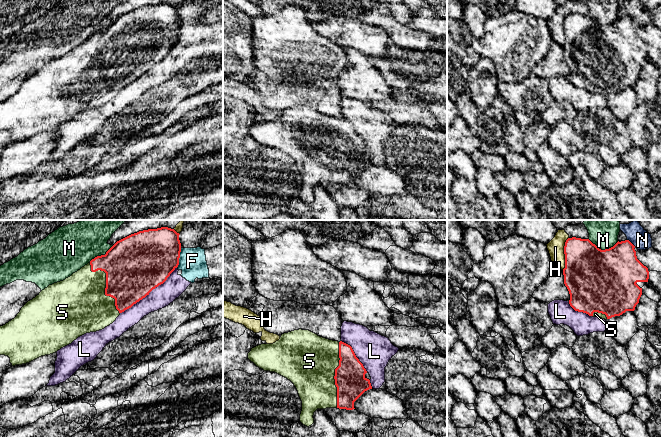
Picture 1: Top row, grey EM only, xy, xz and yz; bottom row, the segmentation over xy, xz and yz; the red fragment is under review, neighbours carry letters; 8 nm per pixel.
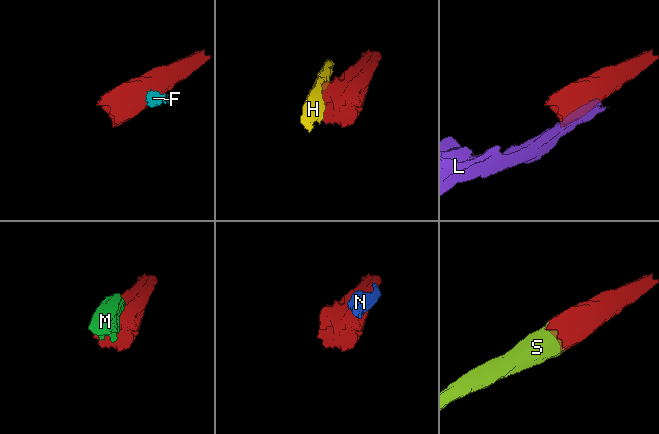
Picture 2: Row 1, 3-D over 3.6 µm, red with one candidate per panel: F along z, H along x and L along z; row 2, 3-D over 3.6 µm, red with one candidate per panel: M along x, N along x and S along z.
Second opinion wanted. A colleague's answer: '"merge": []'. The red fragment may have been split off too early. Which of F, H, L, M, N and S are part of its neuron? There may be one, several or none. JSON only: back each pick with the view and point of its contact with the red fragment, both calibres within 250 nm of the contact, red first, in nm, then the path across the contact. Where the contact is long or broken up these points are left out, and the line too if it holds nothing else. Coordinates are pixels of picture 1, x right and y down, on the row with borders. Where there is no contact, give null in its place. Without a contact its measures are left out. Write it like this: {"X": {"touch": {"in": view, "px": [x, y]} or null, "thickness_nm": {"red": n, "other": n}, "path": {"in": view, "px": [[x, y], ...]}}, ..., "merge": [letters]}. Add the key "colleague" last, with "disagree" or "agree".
{"S": {"touch": {"in": "xy", "px": [106, 285]}, "thickness_nm": {"red": 440, "other": 420}}, "merge": ["S"], "colleague": "disagree"}

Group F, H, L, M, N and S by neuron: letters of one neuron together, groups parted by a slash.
F L / H / M / N / S

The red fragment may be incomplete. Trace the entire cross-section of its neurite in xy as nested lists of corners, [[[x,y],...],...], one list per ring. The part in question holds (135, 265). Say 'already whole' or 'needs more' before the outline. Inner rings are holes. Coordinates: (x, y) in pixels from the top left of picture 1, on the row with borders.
needs more; [[[168,227],[148,229],[117,241],[105,255],[97,256],[63,281],[49,285],[28,301],[17,316],[0,326],[0,355],[10,358],[12,366],[29,363],[71,344],[78,337],[104,329],[125,310],[163,284],[178,267],[181,252],[179,233]]]

